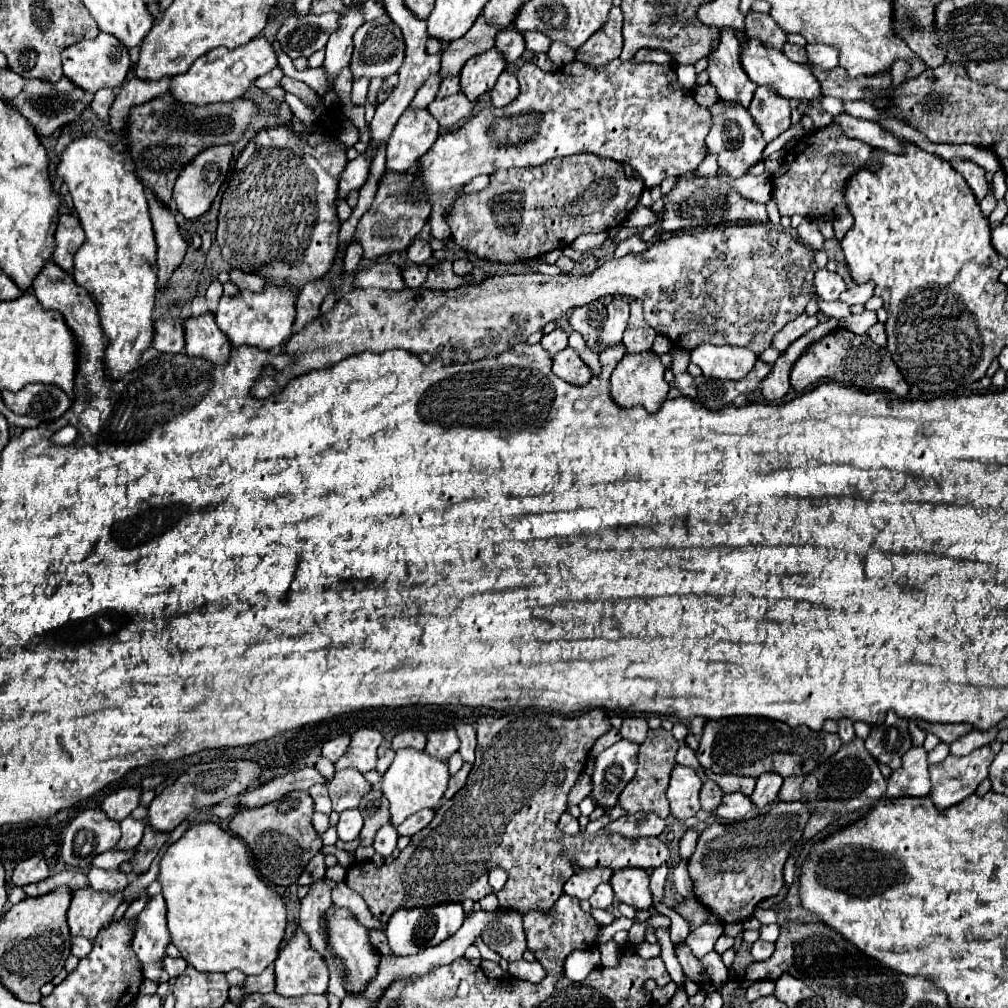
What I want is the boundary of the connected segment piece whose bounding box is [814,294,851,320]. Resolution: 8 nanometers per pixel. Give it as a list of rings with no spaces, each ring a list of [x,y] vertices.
[[[817,294],[814,298],[818,301],[819,309],[825,316],[835,316],[835,318],[849,318],[851,316],[851,306],[845,302],[825,302]]]

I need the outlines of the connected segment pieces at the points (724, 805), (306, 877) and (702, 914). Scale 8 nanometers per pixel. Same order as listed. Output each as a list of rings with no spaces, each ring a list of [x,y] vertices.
[[[731,792],[731,794],[723,796],[721,806],[713,814],[719,816],[719,818],[723,818],[723,820],[735,822],[735,820],[741,820],[743,816],[747,816],[753,808],[755,806],[751,802],[751,796],[745,796],[741,792]]]
[[[319,852],[309,860],[309,864],[303,870],[301,878],[297,880],[297,884],[307,884],[309,886],[309,884],[313,884],[313,880],[321,880],[321,876],[325,876],[325,856]]]
[[[687,898],[683,904],[679,904],[679,906],[677,906],[677,912],[691,922],[691,930],[697,928],[699,924],[703,924],[705,918],[707,918],[707,912],[705,912],[705,908],[701,906],[701,902],[697,902],[697,900],[693,900],[693,898]]]

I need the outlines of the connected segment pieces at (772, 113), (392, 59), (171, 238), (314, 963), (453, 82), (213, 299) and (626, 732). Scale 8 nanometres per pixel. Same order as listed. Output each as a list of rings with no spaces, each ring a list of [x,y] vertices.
[[[757,88],[755,96],[751,100],[749,114],[755,118],[757,126],[763,132],[763,138],[771,142],[781,132],[785,132],[791,126],[791,108],[789,102],[775,92],[769,92],[769,88]]]
[[[381,16],[357,28],[357,32],[353,34],[353,44],[355,44],[355,50],[349,64],[353,80],[387,78],[391,74],[397,74],[405,60],[405,40],[401,36],[401,30],[397,28],[397,24],[393,24],[393,20],[389,20],[389,16]]]
[[[155,198],[149,200],[149,208],[151,208],[151,220],[153,220],[153,230],[155,230],[155,240],[157,240],[159,286],[165,288],[171,274],[183,262],[183,256],[189,246],[177,230],[175,212],[171,212],[169,208],[163,208]]]
[[[303,930],[281,948],[275,960],[275,994],[295,998],[303,994],[323,994],[329,970],[323,958],[309,946]]]
[[[449,76],[441,82],[441,88],[437,90],[437,98],[447,98],[457,92],[459,92],[459,76]]]
[[[219,280],[211,282],[211,284],[209,284],[209,288],[207,288],[207,294],[205,294],[205,298],[207,298],[207,302],[209,302],[209,310],[211,310],[213,314],[215,314],[215,310],[217,310],[217,304],[219,304],[219,298],[221,298],[221,294],[223,294],[221,282],[219,282]]]
[[[629,716],[629,718],[623,718],[623,726],[621,726],[621,736],[625,740],[631,740],[631,742],[637,742],[641,744],[647,736],[647,720],[643,716]]]

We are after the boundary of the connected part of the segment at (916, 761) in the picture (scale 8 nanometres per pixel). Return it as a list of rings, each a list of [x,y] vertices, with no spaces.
[[[913,746],[901,758],[901,768],[891,772],[887,796],[927,796],[931,792],[929,782],[929,764],[927,752],[919,746]]]

